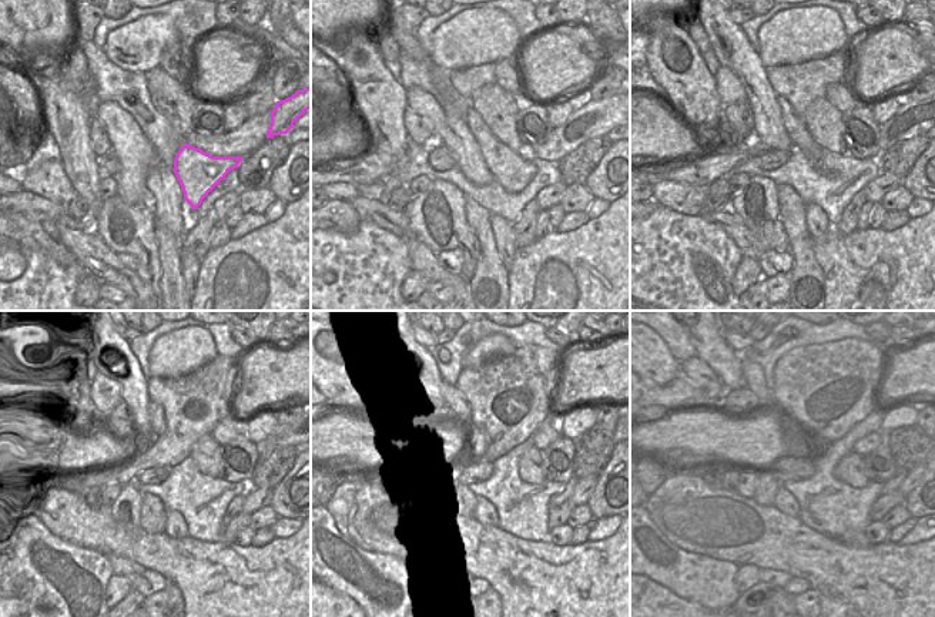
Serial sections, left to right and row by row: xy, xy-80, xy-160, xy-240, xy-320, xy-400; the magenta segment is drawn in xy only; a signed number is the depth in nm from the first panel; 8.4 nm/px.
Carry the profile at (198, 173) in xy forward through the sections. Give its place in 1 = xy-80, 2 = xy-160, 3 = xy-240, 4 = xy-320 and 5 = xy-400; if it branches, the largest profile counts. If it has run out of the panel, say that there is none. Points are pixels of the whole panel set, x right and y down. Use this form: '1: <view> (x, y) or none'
1: xy-80 (512, 171)
2: xy-160 (794, 124)
3: xy-240 (154, 418)
4: xy-320 (451, 393)
5: xy-400 (754, 379)

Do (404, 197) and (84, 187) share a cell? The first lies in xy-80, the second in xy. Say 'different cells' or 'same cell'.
different cells

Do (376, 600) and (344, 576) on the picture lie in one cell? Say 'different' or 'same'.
same

